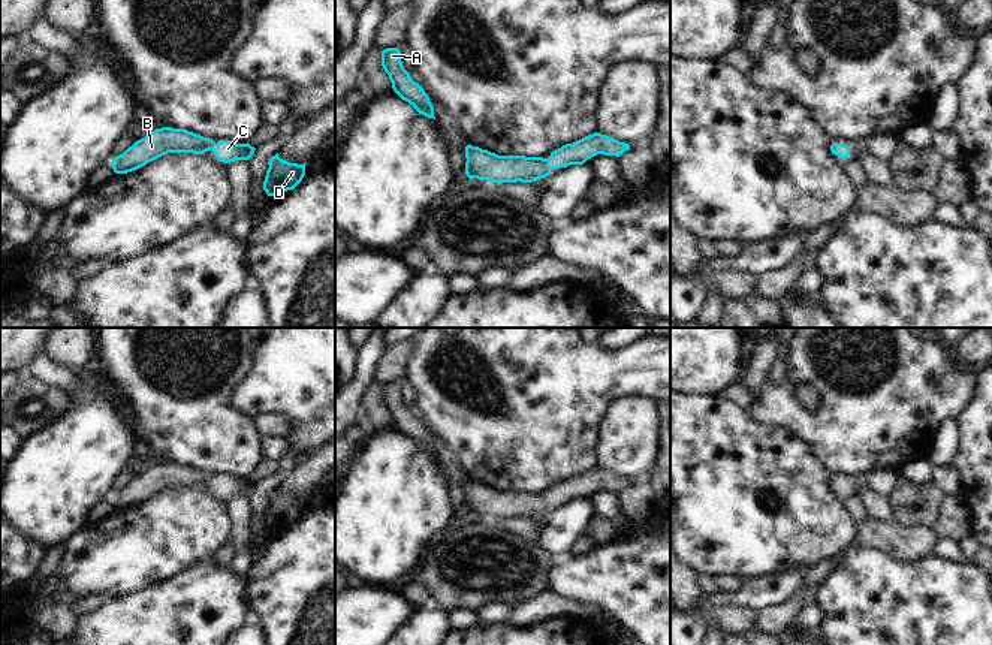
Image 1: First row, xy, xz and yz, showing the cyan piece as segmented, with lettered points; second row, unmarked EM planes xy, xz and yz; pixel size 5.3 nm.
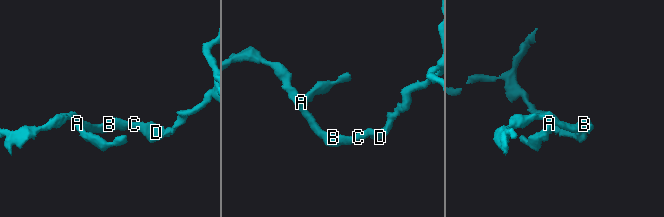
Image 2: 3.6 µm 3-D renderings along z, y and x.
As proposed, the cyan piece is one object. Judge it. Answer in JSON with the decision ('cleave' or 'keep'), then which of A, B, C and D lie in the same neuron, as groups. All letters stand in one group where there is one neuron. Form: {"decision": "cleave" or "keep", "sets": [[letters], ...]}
{"decision": "keep", "sets": [["A", "B", "C", "D"]]}

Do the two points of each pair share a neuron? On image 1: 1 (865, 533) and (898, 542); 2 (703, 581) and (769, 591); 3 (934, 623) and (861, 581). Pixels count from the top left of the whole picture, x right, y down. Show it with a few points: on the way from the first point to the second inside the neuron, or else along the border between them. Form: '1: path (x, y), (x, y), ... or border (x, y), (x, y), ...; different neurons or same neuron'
1: path (873, 533), (891, 539); same neuron
2: border (718, 591), (703, 594); different neurons
3: path (916, 623), (907, 621), (879, 593); same neuron

